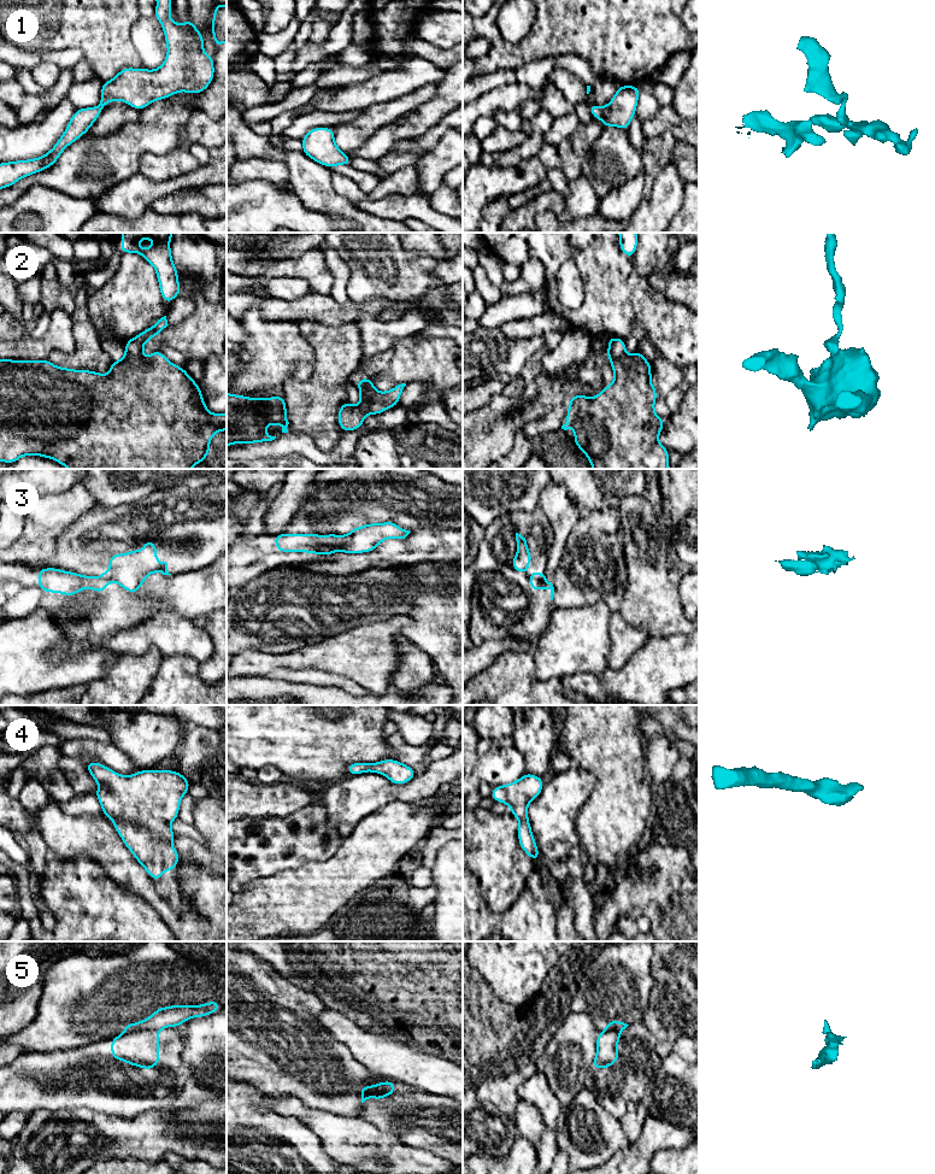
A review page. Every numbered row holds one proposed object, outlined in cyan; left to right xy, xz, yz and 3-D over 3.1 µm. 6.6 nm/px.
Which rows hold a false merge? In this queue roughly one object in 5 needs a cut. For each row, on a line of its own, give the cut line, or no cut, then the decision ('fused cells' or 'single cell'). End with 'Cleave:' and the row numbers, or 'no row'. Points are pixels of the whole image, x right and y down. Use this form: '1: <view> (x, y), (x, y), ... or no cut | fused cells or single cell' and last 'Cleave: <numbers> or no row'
1: no cut | single cell
2: xz (363, 379), (364, 386), (368, 389), (374, 389) | fused cells
3: xz (348, 534), (348, 538), (339, 544), (339, 550) | fused cells
4: no cut | single cell
5: xy (158, 1028), (130, 1031), (124, 1034) | fused cells
Cleave: 2, 3, 5

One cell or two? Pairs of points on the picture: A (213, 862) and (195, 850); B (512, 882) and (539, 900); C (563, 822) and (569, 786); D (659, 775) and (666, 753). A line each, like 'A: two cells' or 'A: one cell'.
A: one cell
B: two cells
C: one cell
D: one cell

